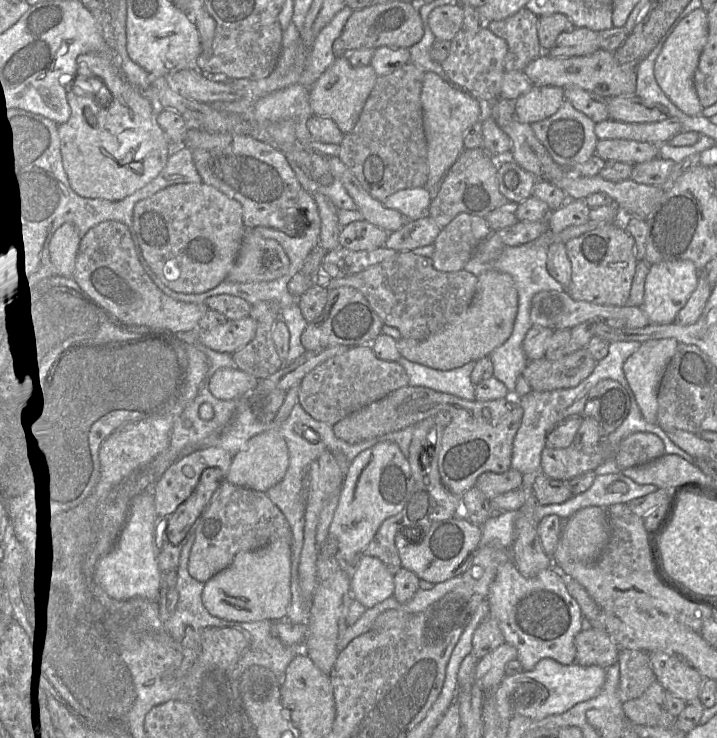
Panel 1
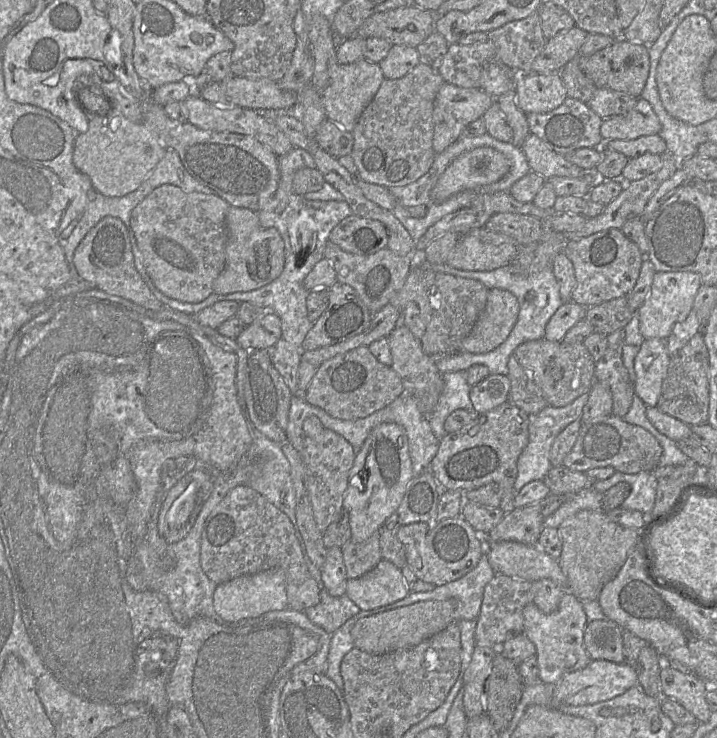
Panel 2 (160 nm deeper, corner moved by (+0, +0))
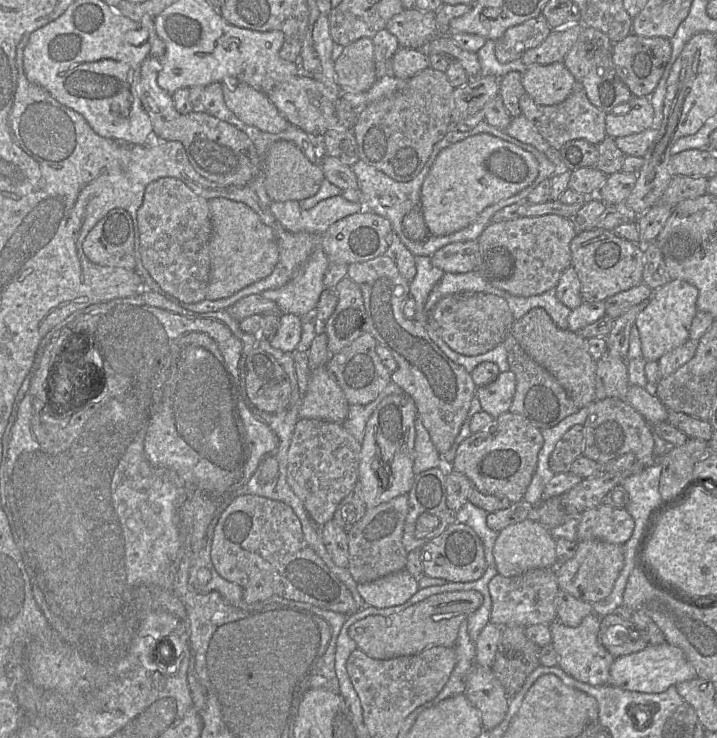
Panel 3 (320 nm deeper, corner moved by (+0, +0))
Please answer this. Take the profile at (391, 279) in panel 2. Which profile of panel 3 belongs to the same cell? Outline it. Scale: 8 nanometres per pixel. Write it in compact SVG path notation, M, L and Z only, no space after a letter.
M381 255L365 262L351 263L348 265L347 276L361 289L366 309L366 332L370 333L377 343L386 347L397 363L397 368L391 373L392 381L412 397L418 416L428 431L431 441L438 452L443 455L451 448L458 436L467 419L471 400L476 394L477 386L472 380L471 373L450 360L431 340L420 322L404 316L403 304L410 296L410 284L403 278L391 258Z

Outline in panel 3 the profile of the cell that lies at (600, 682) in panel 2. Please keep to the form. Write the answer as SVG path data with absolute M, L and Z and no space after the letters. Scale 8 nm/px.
M667 642L615 658L609 671L608 685L641 693L662 693L670 686L696 678L693 666L683 651Z

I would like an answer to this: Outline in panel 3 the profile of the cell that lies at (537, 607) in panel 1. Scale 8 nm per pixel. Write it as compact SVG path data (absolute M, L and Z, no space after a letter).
M591 613L577 627L568 627L559 621L549 624L551 643L558 655L557 665L569 676L592 686L608 683L609 671L615 660L599 641L600 619L601 617Z

